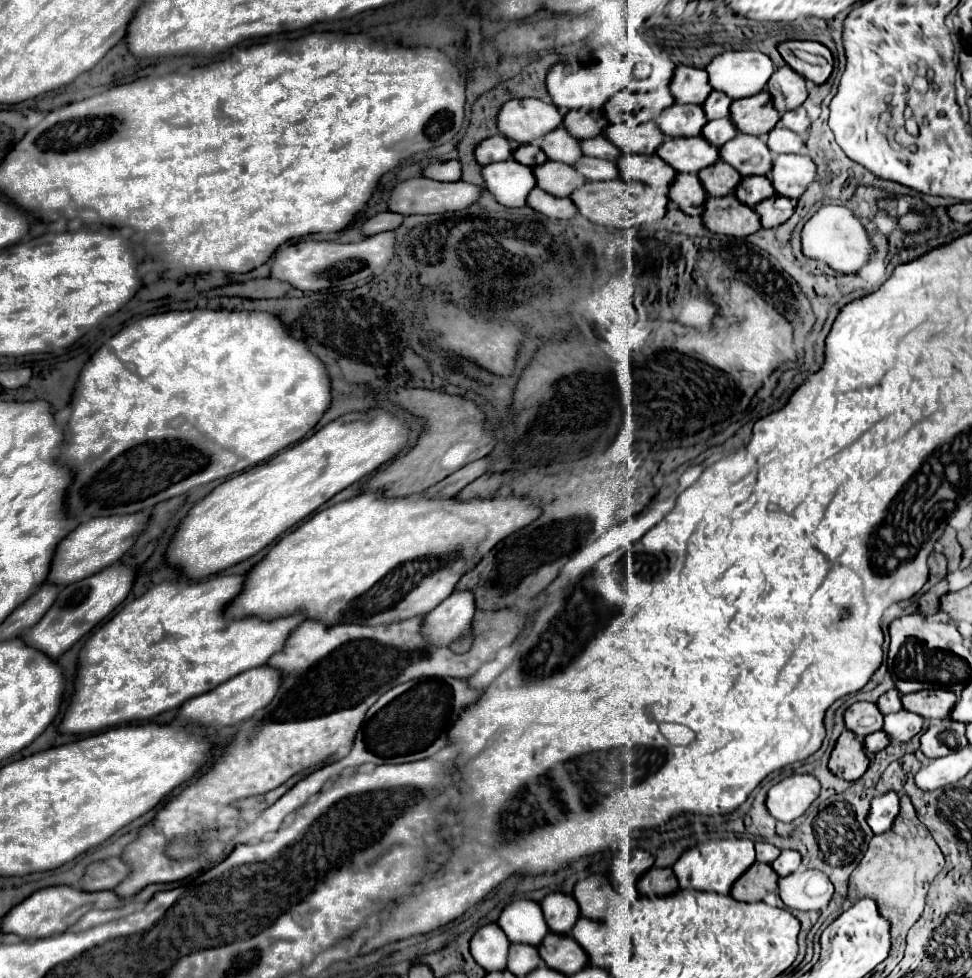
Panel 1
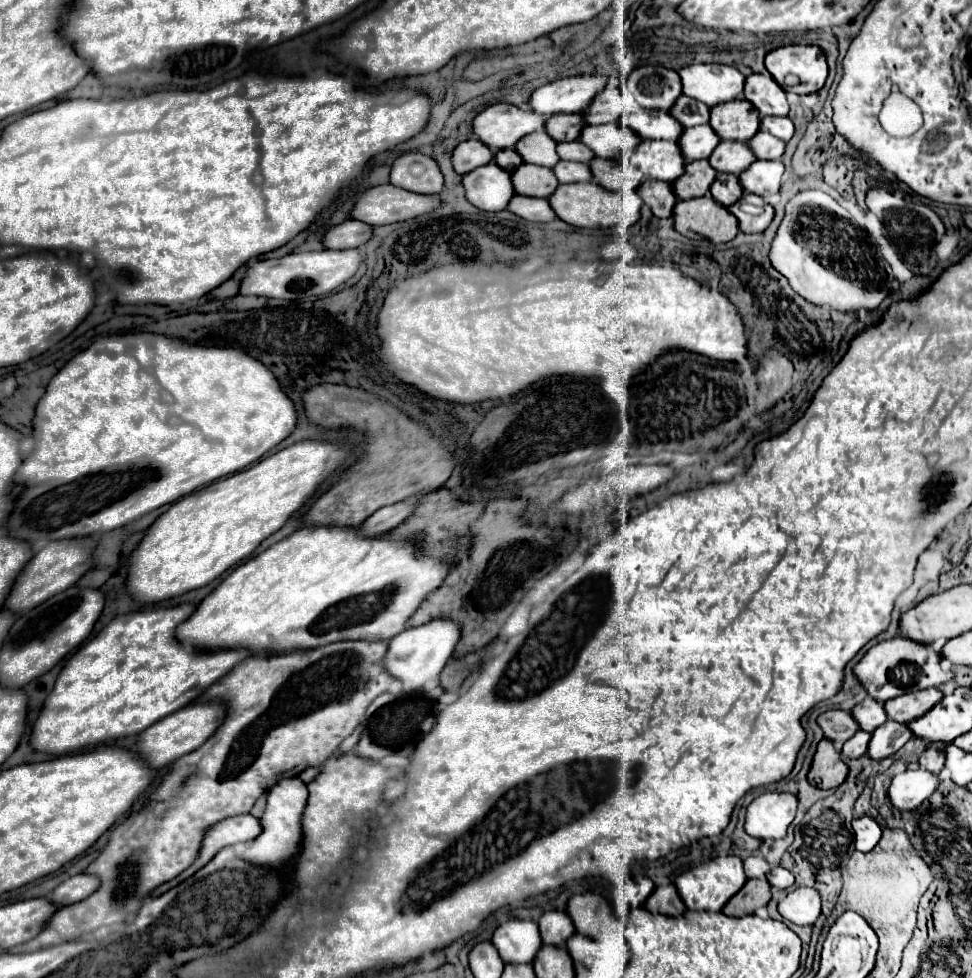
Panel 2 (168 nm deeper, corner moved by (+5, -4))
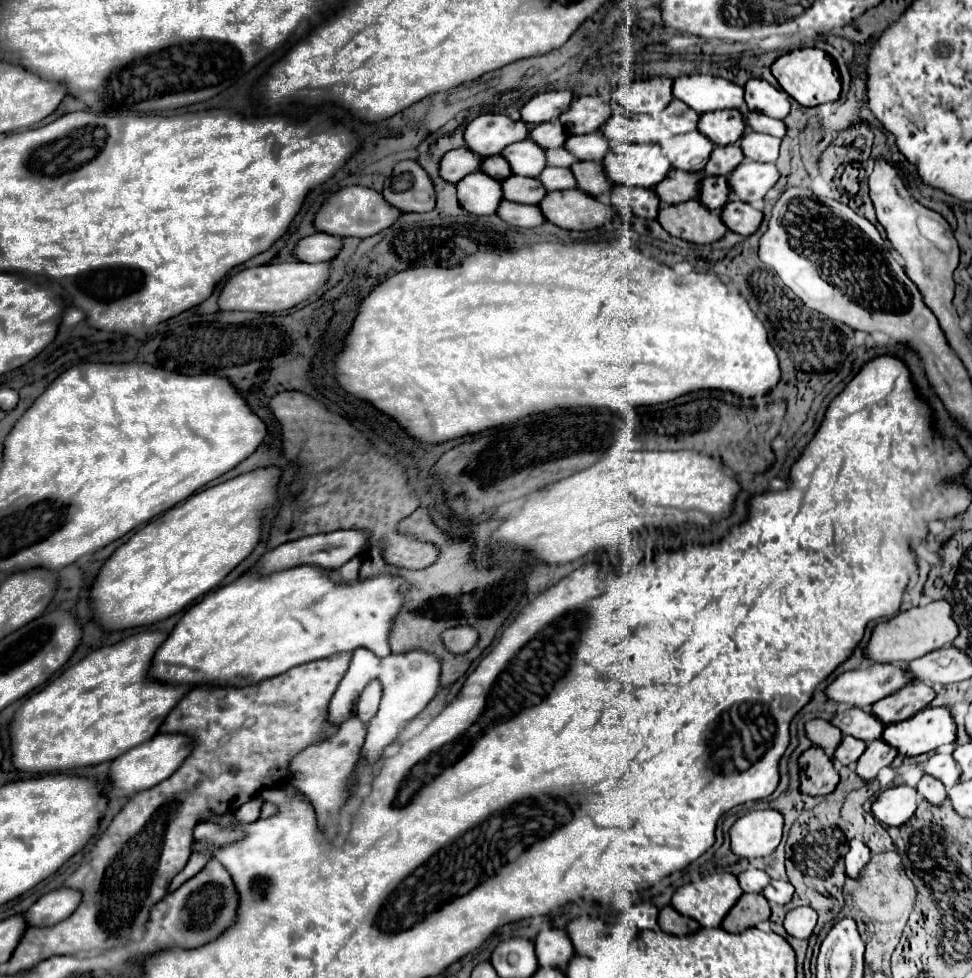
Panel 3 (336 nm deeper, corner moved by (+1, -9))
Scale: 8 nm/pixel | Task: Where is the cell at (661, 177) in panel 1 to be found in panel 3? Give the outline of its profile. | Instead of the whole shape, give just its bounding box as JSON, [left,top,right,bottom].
[571,162,611,196]

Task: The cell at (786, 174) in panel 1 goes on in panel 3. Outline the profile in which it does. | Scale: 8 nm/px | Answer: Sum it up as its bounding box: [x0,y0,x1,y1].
[729,160,779,202]

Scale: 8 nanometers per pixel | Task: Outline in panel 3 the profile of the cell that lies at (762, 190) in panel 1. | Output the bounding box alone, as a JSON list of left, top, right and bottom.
[699,176,729,208]

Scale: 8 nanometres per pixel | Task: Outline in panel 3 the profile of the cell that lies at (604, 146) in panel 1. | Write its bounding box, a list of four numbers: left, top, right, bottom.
[545,148,577,168]

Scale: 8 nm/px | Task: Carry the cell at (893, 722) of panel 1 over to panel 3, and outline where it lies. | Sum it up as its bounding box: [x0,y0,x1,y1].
[855,740,897,780]

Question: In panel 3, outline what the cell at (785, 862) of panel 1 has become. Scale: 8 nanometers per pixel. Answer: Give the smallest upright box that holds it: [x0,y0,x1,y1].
[763,880,793,904]

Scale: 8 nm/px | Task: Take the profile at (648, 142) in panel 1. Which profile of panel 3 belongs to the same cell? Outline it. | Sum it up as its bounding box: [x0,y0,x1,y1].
[565,132,611,164]

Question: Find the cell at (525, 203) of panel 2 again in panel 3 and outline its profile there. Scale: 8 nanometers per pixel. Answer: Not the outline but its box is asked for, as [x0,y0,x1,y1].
[497,200,545,228]

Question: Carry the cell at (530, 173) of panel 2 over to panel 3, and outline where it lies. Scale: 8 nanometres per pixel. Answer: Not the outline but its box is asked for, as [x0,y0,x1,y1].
[501,176,545,204]

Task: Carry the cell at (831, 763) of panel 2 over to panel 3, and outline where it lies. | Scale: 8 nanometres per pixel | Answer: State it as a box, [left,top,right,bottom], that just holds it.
[799,746,839,796]

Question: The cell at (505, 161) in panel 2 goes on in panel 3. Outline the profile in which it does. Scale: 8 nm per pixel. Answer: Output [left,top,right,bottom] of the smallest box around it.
[479,156,511,182]

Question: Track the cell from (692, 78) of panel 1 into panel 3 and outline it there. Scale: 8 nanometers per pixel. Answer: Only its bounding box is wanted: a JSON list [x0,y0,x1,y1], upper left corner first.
[613,76,673,116]

